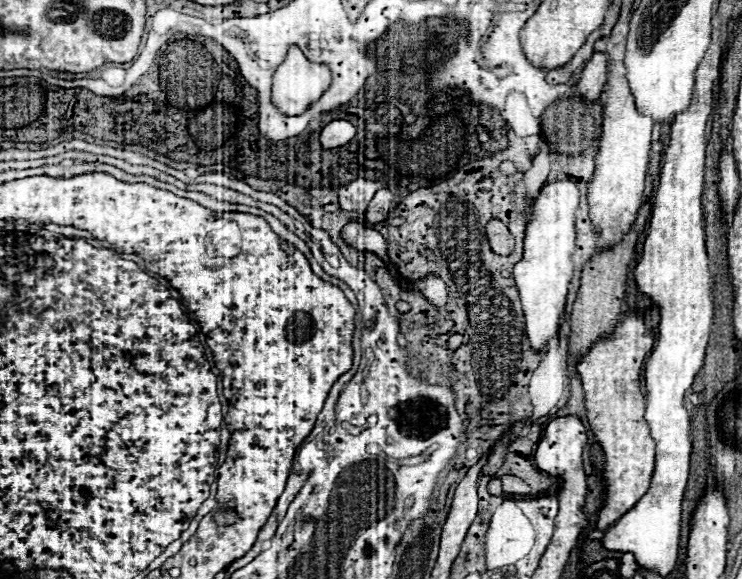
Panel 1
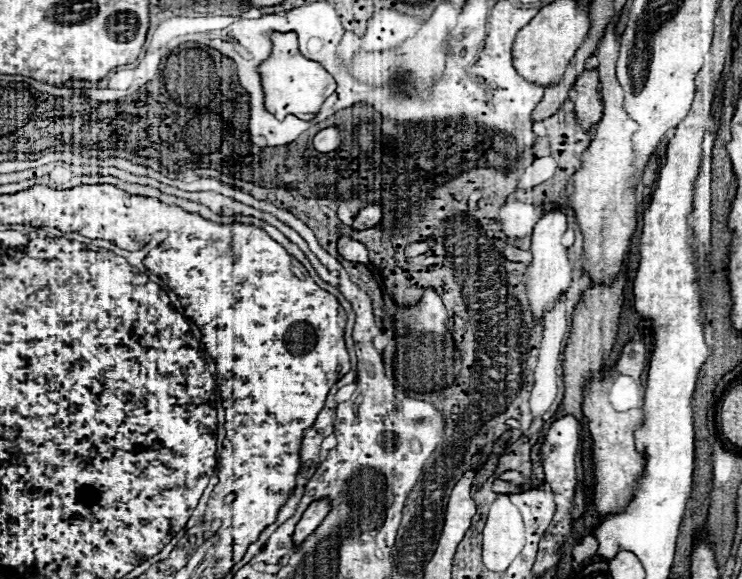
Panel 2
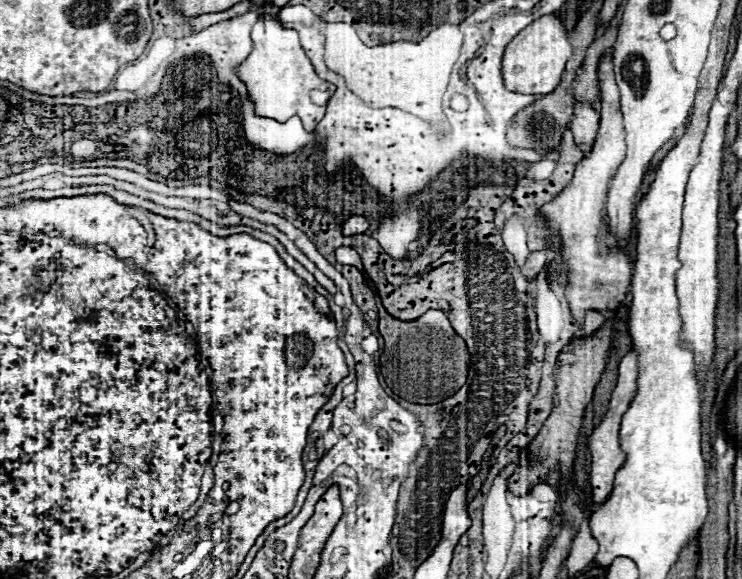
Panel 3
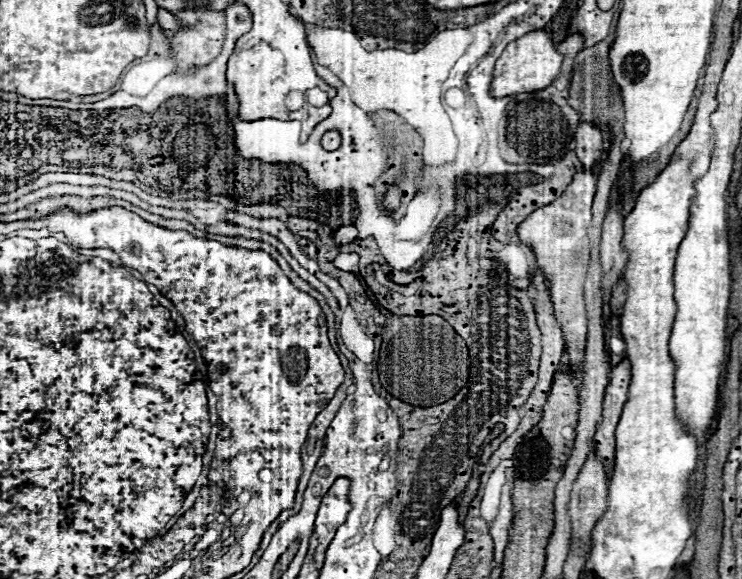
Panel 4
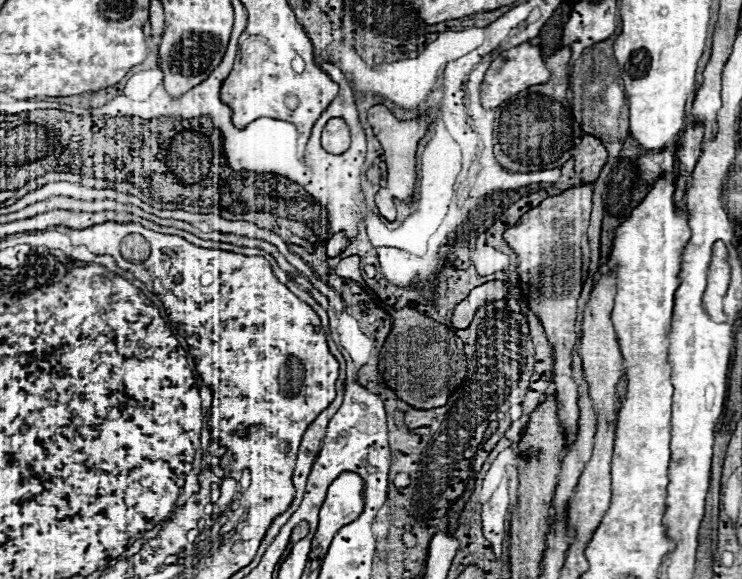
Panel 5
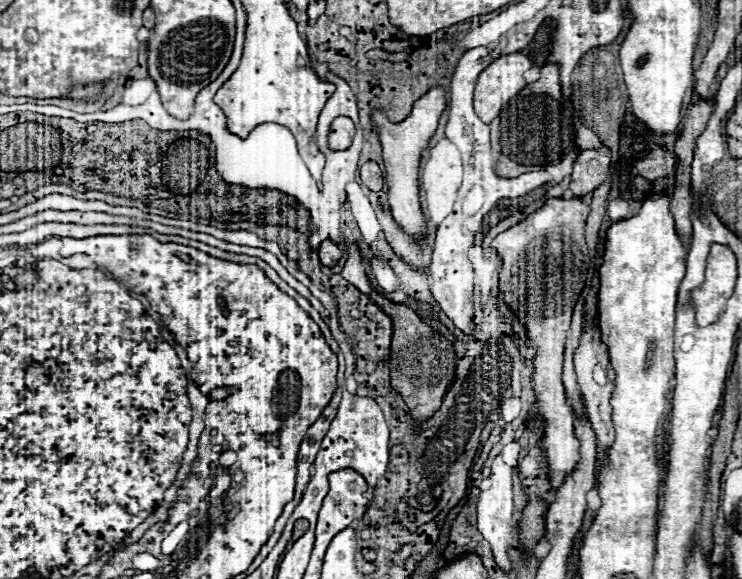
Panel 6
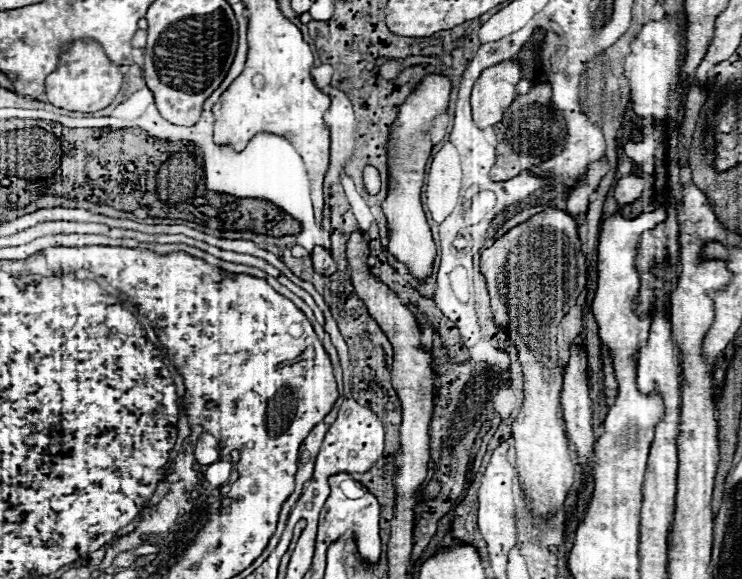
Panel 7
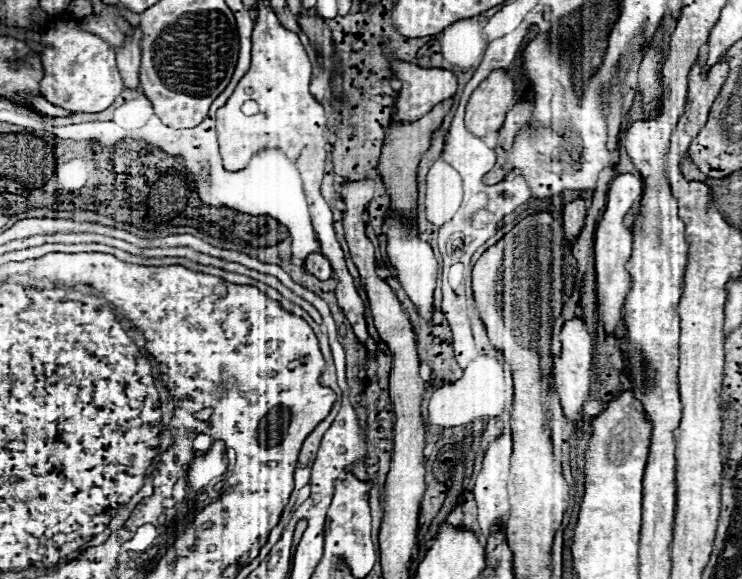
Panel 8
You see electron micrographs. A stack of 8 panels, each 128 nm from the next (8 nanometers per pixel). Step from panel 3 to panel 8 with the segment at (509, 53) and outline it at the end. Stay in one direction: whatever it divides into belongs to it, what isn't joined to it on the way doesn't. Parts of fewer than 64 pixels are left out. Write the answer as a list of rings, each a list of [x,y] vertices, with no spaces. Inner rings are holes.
[[[494,70],[472,92],[466,106],[466,128],[476,136],[502,128],[506,112],[514,106],[514,80],[506,70]]]

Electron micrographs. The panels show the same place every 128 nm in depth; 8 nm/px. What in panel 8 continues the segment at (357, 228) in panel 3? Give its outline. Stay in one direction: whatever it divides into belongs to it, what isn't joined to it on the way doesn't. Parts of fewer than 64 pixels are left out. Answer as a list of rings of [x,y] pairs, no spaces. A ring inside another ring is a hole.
[[[312,252],[312,254],[304,260],[304,266],[306,266],[306,270],[308,270],[310,274],[314,274],[318,280],[328,280],[328,278],[332,278],[332,266],[330,266],[330,262],[328,262],[322,254],[318,254],[318,252]]]

